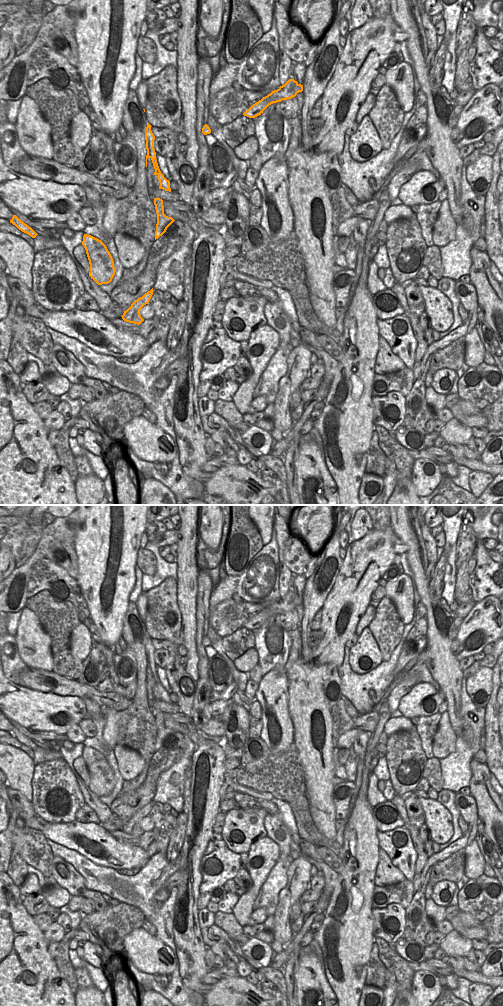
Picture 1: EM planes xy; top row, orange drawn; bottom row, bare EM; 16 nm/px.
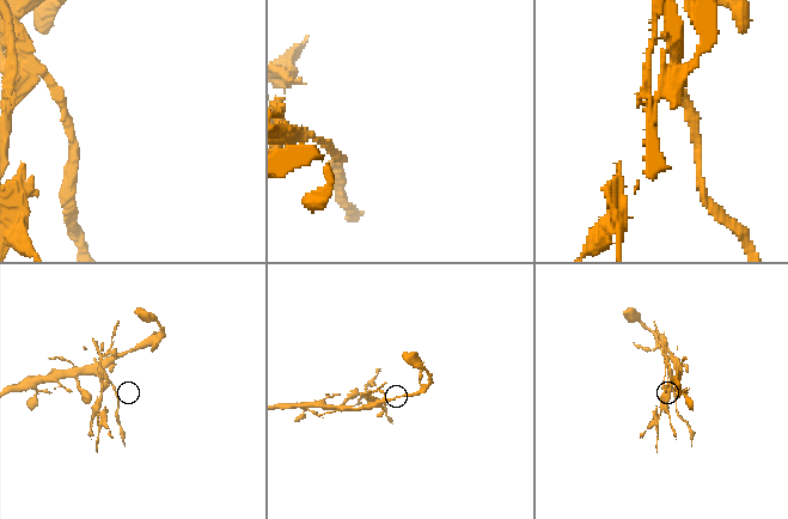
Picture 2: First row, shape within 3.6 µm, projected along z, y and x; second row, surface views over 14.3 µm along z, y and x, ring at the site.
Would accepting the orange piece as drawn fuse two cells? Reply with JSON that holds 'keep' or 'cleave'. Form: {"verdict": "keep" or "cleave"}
{"verdict": "cleave"}

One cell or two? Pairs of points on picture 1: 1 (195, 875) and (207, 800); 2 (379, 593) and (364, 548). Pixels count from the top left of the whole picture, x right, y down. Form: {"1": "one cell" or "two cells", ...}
{"1": "one cell", "2": "two cells"}

